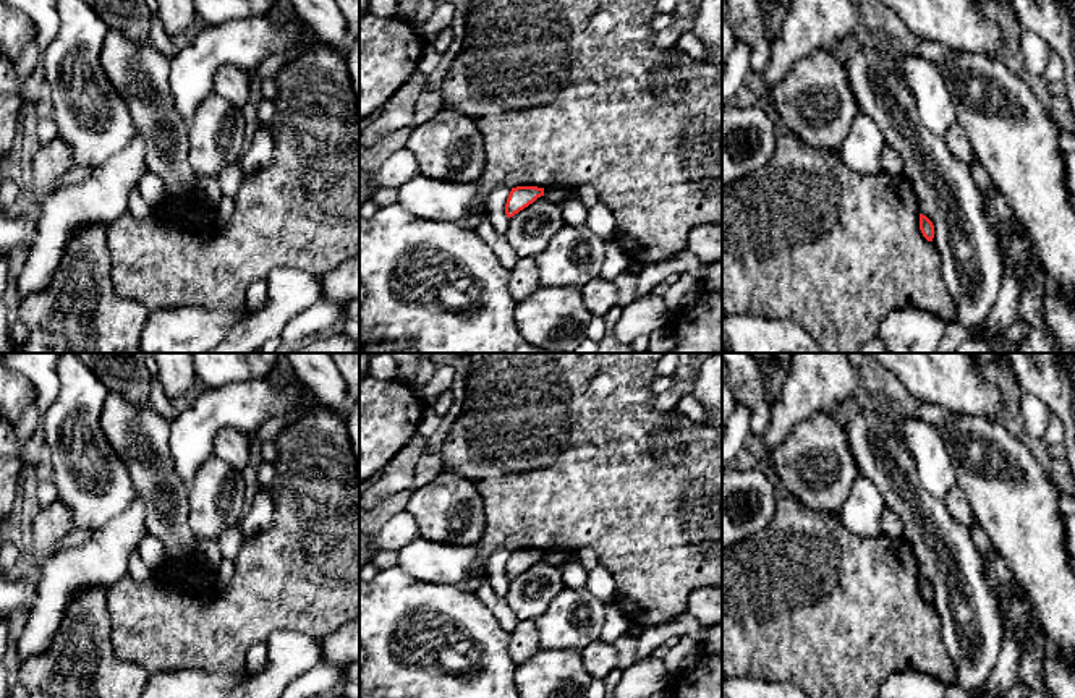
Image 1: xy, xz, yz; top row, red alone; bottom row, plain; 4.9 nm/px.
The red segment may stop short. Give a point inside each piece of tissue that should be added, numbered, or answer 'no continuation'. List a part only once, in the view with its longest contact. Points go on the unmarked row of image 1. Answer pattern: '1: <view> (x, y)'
no continuation

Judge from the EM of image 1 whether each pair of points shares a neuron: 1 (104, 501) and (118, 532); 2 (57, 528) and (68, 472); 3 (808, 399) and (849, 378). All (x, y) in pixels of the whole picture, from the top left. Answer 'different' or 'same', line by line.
1: different
2: different
3: same

